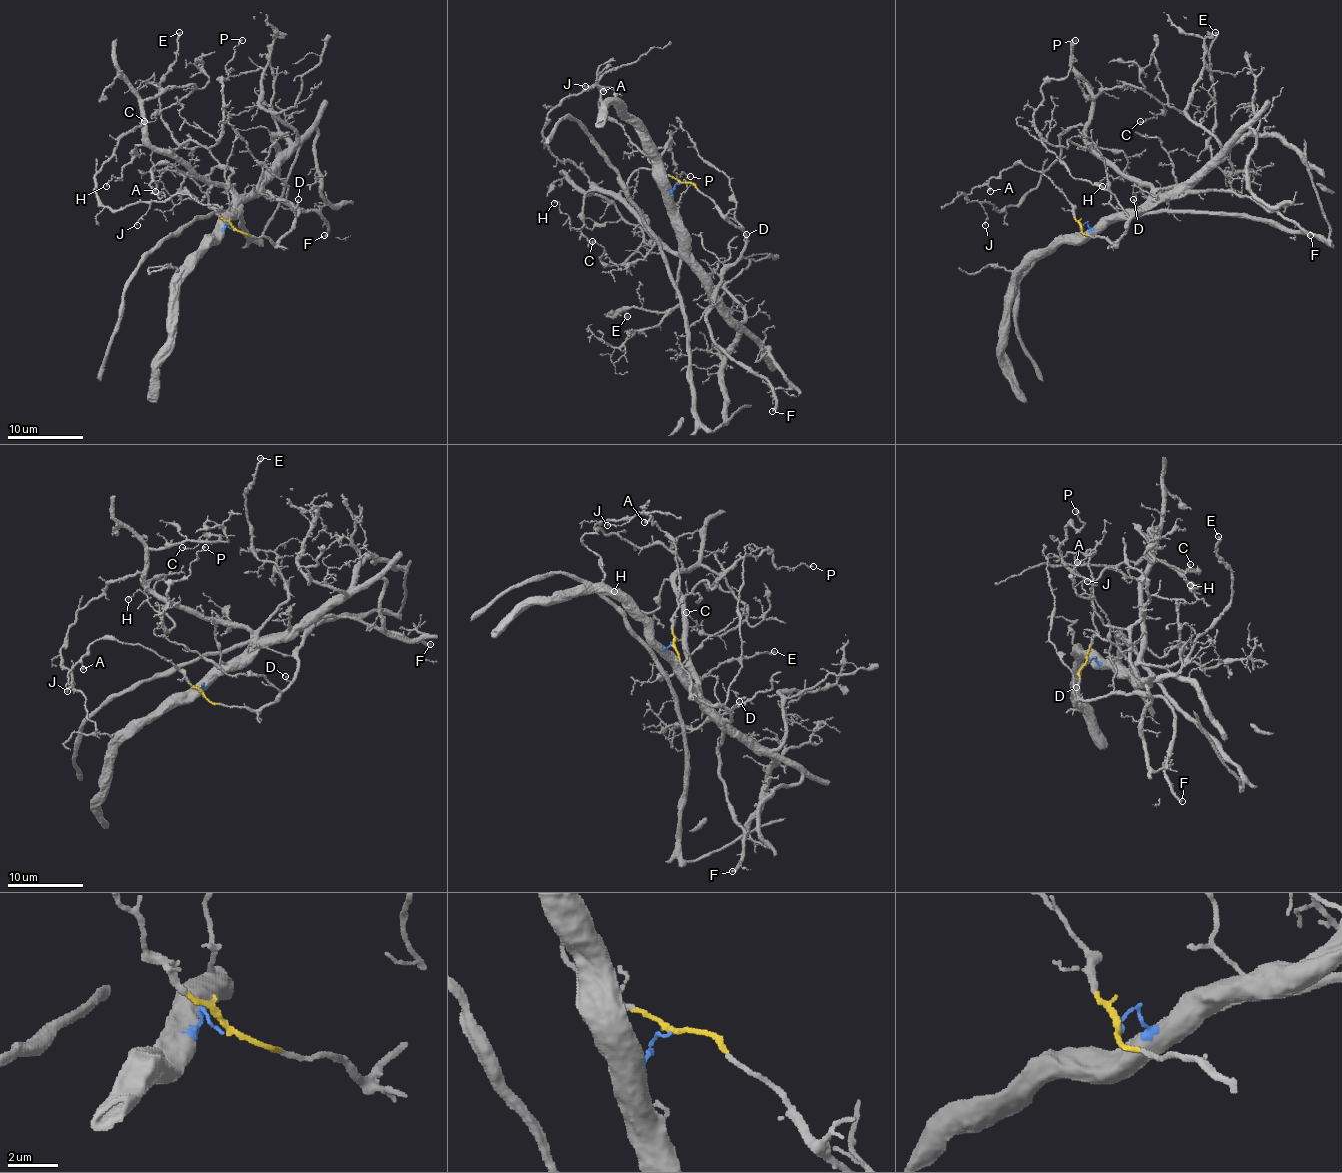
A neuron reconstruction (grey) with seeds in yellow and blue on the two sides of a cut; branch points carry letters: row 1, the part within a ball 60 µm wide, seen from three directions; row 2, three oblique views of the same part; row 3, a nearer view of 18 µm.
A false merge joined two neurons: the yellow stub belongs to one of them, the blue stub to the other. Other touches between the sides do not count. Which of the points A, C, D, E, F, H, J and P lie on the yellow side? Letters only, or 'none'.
A, D, F

